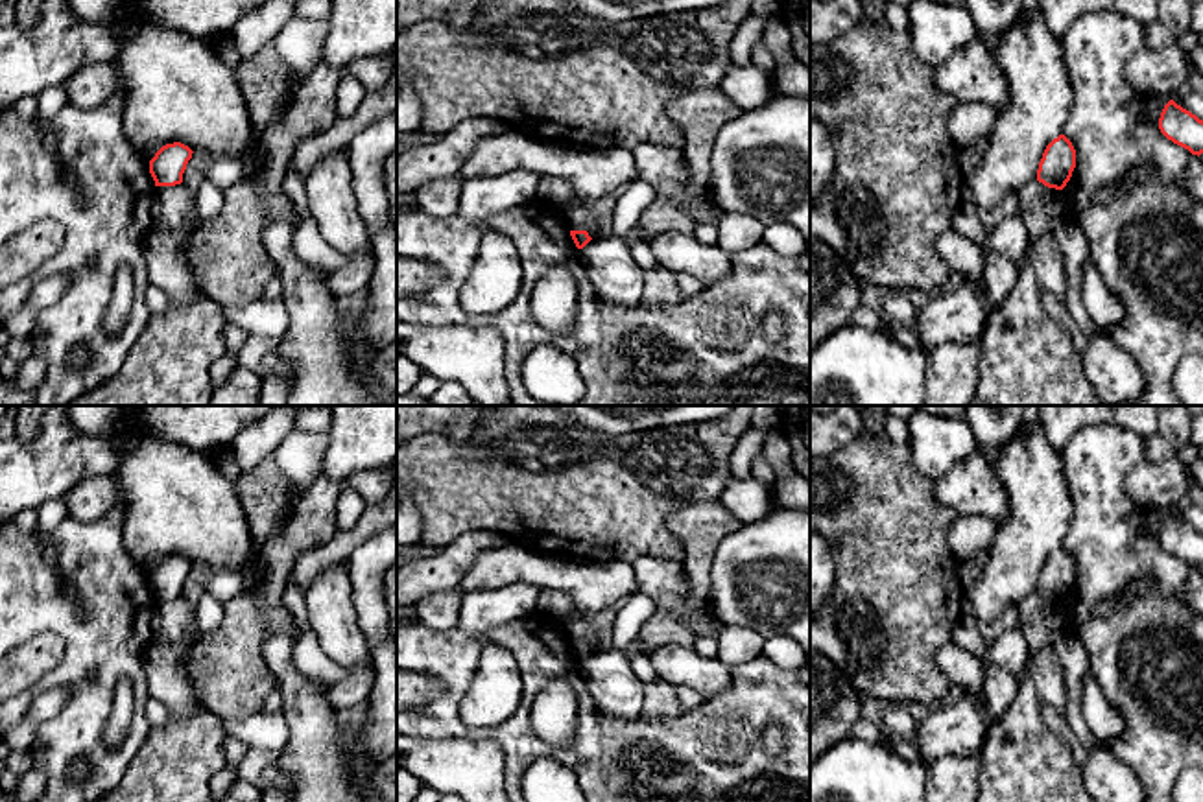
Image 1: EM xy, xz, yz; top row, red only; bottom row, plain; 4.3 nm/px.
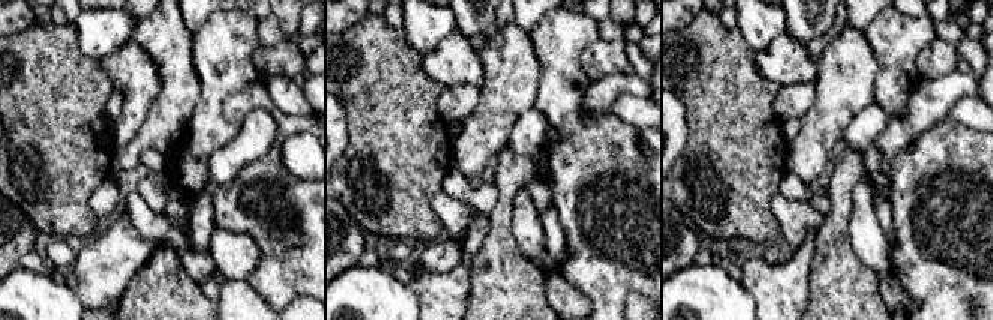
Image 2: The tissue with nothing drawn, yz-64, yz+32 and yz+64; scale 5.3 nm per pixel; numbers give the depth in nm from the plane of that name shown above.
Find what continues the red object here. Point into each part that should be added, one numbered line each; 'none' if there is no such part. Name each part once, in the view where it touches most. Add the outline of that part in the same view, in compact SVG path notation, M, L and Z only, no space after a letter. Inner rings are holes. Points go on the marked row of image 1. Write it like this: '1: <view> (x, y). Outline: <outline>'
none

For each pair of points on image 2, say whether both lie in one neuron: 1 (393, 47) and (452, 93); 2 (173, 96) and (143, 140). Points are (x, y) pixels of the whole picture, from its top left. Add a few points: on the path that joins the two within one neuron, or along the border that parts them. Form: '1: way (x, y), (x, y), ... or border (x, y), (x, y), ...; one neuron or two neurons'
1: border (443, 84), (438, 114), (446, 122); two neurons
2: way (173, 107), (153, 129); one neuron

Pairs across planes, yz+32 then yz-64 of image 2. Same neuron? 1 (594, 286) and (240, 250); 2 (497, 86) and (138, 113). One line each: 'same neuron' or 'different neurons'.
1: different neurons
2: different neurons

